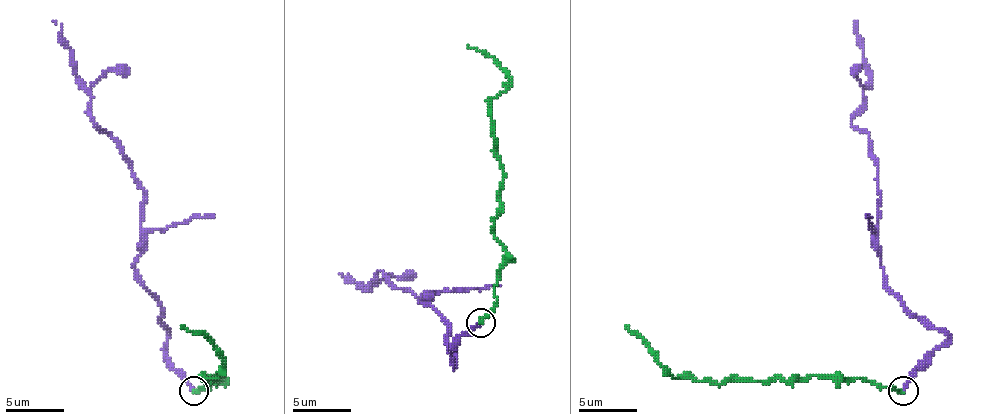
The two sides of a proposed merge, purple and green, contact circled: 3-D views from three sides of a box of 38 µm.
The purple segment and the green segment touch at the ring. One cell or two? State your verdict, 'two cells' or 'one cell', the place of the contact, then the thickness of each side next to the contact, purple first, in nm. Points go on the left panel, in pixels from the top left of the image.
two cells; place (194, 391); calibres 200 and 200 nm

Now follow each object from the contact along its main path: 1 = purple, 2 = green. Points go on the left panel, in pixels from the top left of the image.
1: (193, 390), (167, 358), (161, 305), (134, 267), (143, 191), (117, 141), (93, 120), (90, 91), (52, 21)
2: (193, 393), (219, 378), (205, 381), (219, 372), (222, 352), (181, 325)

